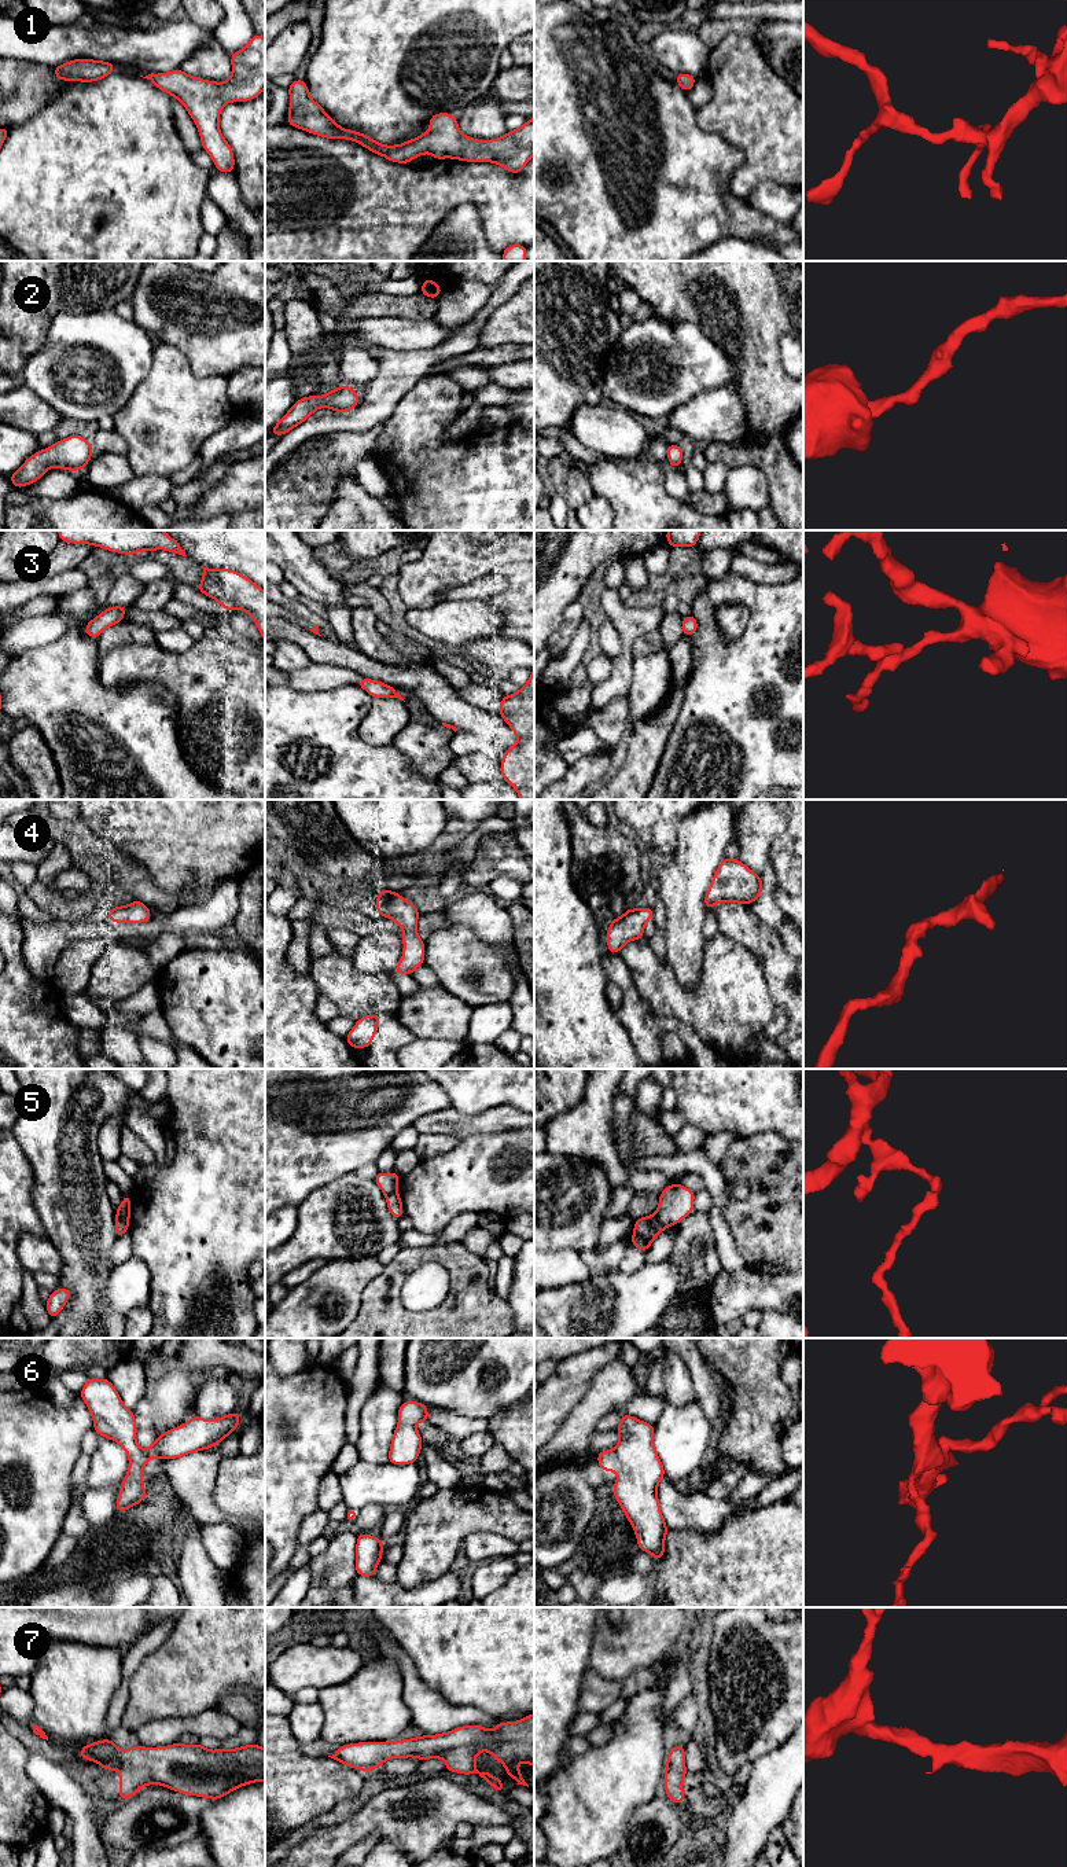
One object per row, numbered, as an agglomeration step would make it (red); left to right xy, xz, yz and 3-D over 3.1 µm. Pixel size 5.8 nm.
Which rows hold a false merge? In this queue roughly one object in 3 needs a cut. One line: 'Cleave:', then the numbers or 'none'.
Cleave: 3, 5

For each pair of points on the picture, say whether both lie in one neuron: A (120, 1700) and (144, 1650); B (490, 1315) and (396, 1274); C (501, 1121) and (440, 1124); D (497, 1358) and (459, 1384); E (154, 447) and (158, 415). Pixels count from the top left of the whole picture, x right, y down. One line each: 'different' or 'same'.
A: same
B: same
C: same
D: same
E: same

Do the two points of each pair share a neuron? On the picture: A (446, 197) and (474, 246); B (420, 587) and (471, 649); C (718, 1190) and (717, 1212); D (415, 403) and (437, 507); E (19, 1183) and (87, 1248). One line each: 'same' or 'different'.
A: different
B: different
C: same
D: same
E: different

